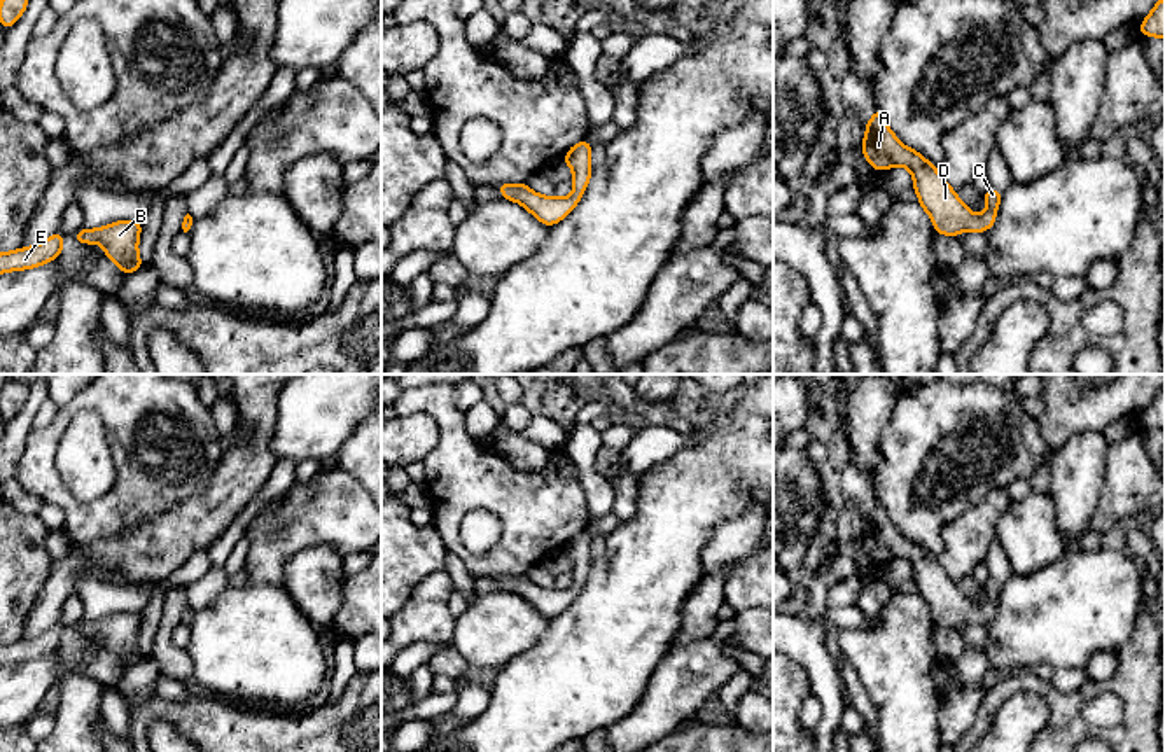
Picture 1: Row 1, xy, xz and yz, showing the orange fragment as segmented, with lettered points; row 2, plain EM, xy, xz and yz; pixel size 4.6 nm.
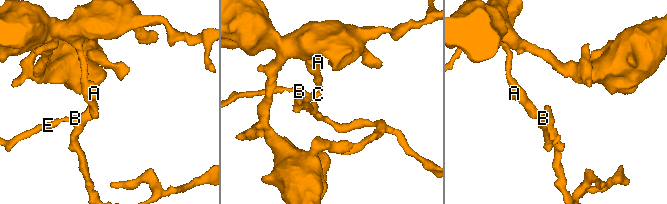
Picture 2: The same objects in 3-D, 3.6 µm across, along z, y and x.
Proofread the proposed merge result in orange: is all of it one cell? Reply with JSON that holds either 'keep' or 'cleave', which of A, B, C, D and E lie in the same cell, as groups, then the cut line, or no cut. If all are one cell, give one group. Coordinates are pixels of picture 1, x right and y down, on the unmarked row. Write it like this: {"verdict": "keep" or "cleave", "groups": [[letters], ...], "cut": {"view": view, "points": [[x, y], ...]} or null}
{"verdict": "keep", "groups": [["A", "B", "C", "D", "E"]], "cut": null}

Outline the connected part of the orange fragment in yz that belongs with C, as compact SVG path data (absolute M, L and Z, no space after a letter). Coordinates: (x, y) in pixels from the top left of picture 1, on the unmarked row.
M875 500L866 516L861 544L875 563L892 558L904 558L911 563L918 596L929 605L936 624L955 630L962 623L983 624L992 621L1002 584L988 579L983 586L987 602L981 609L974 607L934 556L897 532L880 500Z

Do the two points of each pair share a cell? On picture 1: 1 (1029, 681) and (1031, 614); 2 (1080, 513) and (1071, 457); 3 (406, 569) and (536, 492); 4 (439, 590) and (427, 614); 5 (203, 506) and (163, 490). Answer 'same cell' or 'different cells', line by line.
1: different cells
2: same cell
3: different cells
4: same cell
5: different cells

